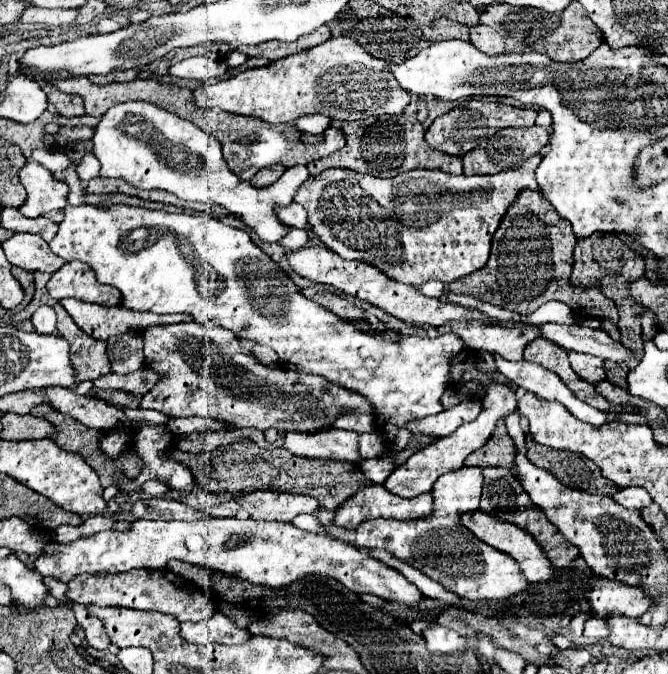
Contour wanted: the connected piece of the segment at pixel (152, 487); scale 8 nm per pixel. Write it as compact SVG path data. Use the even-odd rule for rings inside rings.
M148 480L142 484L142 492L148 496L164 496L168 492L168 484L160 482L160 480Z

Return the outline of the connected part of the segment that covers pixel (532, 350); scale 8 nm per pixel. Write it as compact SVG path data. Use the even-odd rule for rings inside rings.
M532 340L528 346L526 346L526 352L524 352L524 360L528 362L534 362L534 364L540 364L542 368L554 372L560 376L560 380L580 398L580 400L586 400L586 404L598 408L598 410L608 410L612 408L612 404L608 404L606 400L602 400L596 392L594 392L594 386L580 380L576 376L576 372L570 368L570 362L568 362L568 352L548 340Z

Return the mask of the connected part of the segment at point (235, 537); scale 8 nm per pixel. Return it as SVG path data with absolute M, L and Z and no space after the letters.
M204 518L198 522L178 522L178 520L136 520L128 532L116 532L116 530L106 530L98 532L88 538L78 538L72 544L58 544L50 542L46 546L46 552L40 554L34 562L34 568L42 576L56 578L60 582L68 582L70 578L78 574L116 574L116 572L128 572L132 568L166 568L168 560L182 560L188 564L198 564L198 566L210 566L218 572L224 574L234 574L242 580L248 580L252 584L262 584L262 586L272 586L272 588L282 588L290 586L292 582L310 576L310 574L322 574L322 576L332 576L338 582L342 582L348 590L356 594L376 594L388 602L402 602L408 606L414 606L422 600L422 592L410 584L398 570L386 566L384 562L372 558L366 550L360 550L352 544L346 544L342 540L322 536L322 534L312 534L304 532L290 522L260 522L260 520L236 520L236 518Z

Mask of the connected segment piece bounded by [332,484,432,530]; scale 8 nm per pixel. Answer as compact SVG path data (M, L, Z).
M374 484L358 490L348 498L334 514L334 524L356 530L360 522L370 518L396 518L414 520L424 518L432 512L432 496L420 494L418 498L400 498L390 494L386 488Z

